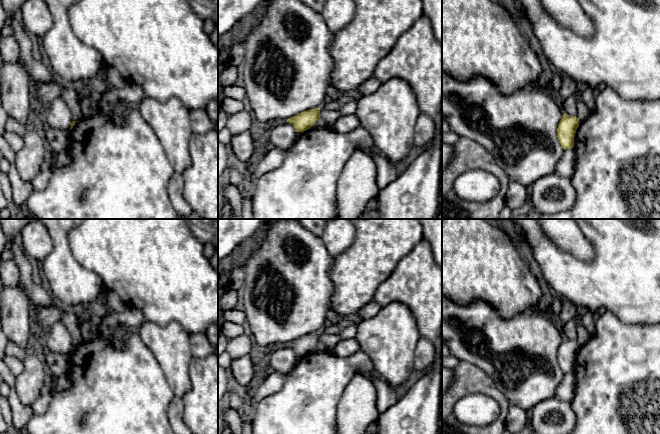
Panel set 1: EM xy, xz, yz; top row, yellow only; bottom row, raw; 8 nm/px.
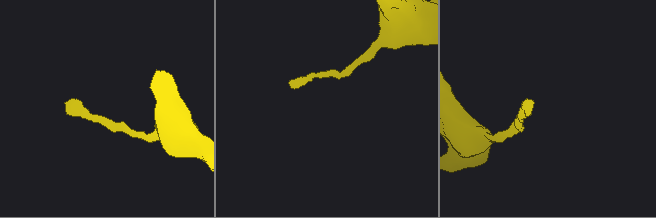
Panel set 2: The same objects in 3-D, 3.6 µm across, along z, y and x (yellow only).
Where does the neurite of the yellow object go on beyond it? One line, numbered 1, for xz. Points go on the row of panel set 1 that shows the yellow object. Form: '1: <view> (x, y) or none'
1: none

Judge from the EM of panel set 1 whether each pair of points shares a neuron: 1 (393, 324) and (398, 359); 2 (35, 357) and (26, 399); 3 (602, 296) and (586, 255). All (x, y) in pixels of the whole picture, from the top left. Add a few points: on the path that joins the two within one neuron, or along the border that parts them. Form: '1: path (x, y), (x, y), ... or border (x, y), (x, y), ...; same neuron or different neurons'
1: path (393, 333), (393, 350); same neuron
2: path (34, 367), (34, 374), (28, 384), (28, 389); same neuron
3: border (566, 251), (584, 260), (591, 260), (595, 255); different neurons

